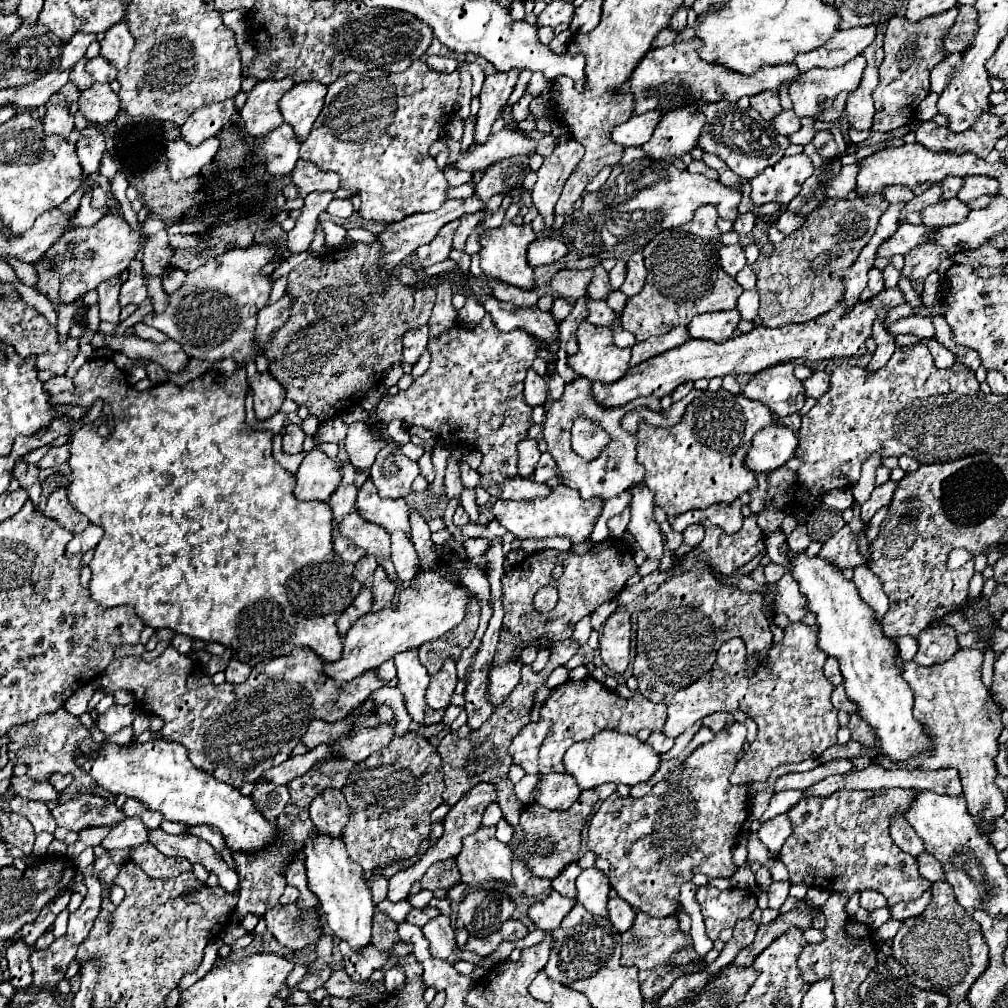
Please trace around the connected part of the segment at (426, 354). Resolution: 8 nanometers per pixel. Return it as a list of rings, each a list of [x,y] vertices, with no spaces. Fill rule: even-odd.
[[[426,348],[426,350],[424,350],[422,355],[420,356],[418,362],[416,362],[416,364],[413,366],[411,375],[414,378],[418,378],[418,376],[424,374],[424,372],[426,372],[426,370],[429,368],[430,361],[431,361],[430,352]]]

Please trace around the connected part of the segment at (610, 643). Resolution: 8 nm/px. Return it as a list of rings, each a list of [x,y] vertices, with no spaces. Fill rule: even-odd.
[[[616,610],[606,620],[600,636],[600,656],[612,672],[622,674],[626,670],[630,662],[630,614],[626,610]]]

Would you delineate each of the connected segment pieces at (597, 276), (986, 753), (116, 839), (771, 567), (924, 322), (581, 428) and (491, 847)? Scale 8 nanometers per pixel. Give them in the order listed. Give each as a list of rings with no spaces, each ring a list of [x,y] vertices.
[[[596,264],[592,268],[592,280],[588,284],[588,296],[596,300],[604,300],[612,288],[608,286],[608,272],[604,270],[602,264]]]
[[[976,648],[958,650],[948,662],[934,666],[918,666],[916,662],[906,662],[896,656],[896,664],[902,670],[904,680],[910,684],[914,692],[914,718],[924,726],[926,736],[932,740],[932,750],[928,754],[916,754],[910,760],[894,762],[882,754],[880,744],[876,740],[874,730],[862,720],[858,712],[850,716],[848,728],[852,732],[852,740],[870,748],[872,764],[888,770],[898,768],[914,768],[914,770],[936,770],[936,768],[956,768],[960,772],[964,798],[968,802],[968,810],[976,816],[980,810],[984,822],[992,822],[1002,816],[1006,810],[1006,796],[996,786],[996,756],[998,756],[998,736],[1002,732],[1000,708],[994,708],[990,700],[990,692],[982,682],[982,660],[984,652]]]
[[[124,818],[116,826],[112,826],[110,834],[102,840],[102,848],[114,850],[114,848],[132,848],[140,846],[142,842],[148,840],[148,828],[134,818]]]
[[[770,562],[770,564],[764,568],[764,576],[766,576],[766,582],[768,582],[768,584],[778,582],[778,580],[782,578],[782,574],[784,574],[784,568],[778,566],[778,564],[772,564],[772,562]]]
[[[908,316],[908,318],[900,318],[896,322],[890,322],[886,326],[886,332],[892,334],[892,336],[914,334],[914,336],[920,336],[920,338],[932,338],[934,326],[932,326],[930,318],[926,318],[926,316]]]
[[[576,420],[572,426],[572,448],[586,460],[592,460],[600,454],[600,450],[608,444],[608,434],[590,420]]]
[[[494,826],[480,828],[476,834],[464,838],[464,848],[456,856],[464,884],[474,886],[486,880],[512,884],[512,850],[508,844],[496,840],[494,830]]]

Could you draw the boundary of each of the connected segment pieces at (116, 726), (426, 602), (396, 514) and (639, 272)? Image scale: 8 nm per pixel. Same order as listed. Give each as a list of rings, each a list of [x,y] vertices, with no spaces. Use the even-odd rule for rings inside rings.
[[[114,704],[108,712],[104,712],[104,714],[98,716],[96,724],[98,724],[98,728],[108,738],[108,736],[120,732],[126,726],[132,726],[134,716],[136,716],[136,710],[132,706],[118,706],[118,704]]]
[[[418,570],[410,584],[400,592],[398,606],[388,604],[384,610],[368,612],[354,622],[344,638],[342,658],[338,662],[326,662],[324,672],[334,680],[348,682],[366,670],[378,668],[398,652],[412,650],[440,638],[444,632],[452,630],[456,624],[460,624],[460,620],[464,620],[470,598],[472,594],[462,582],[452,584],[438,570]]]
[[[370,478],[358,490],[356,506],[358,506],[358,514],[364,520],[384,526],[386,532],[392,534],[400,530],[404,534],[410,534],[410,522],[408,522],[410,508],[406,500],[404,498],[402,500],[382,500]]]
[[[636,252],[626,260],[626,280],[620,286],[620,292],[624,292],[626,296],[634,296],[644,286],[644,278],[646,278],[644,260],[642,260],[642,254]]]

